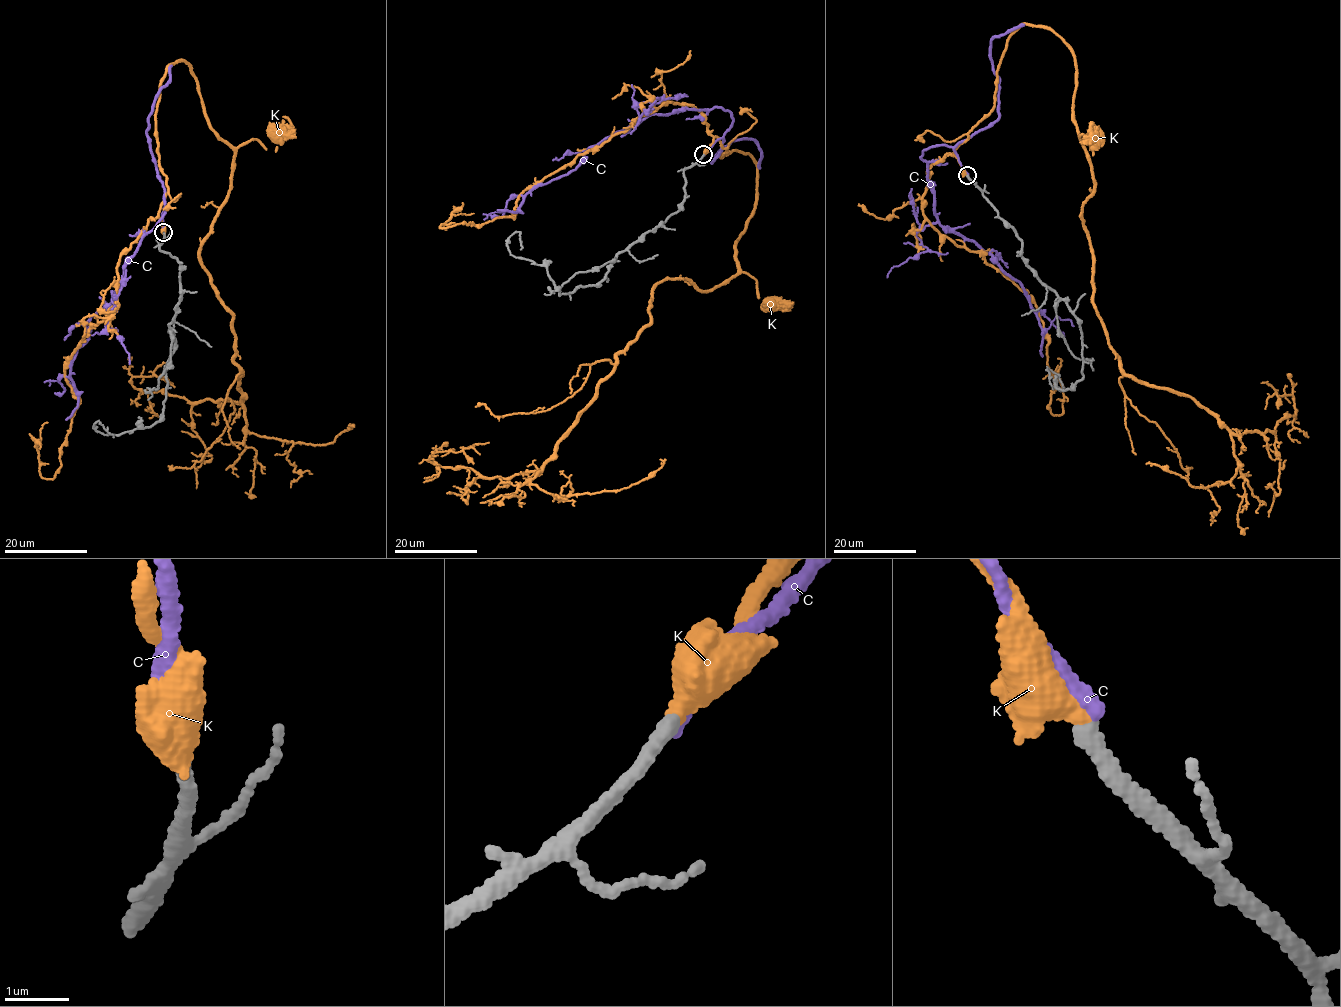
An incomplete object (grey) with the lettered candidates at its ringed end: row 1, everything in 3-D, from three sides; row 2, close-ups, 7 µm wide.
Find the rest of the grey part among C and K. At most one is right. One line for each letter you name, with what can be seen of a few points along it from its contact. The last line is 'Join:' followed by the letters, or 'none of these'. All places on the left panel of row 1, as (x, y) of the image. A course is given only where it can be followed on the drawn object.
K: it runs (163, 232), (168, 187), (156, 111), (169, 65), (188, 64), (215, 135), (275, 151), (273, 133)
Join: K

